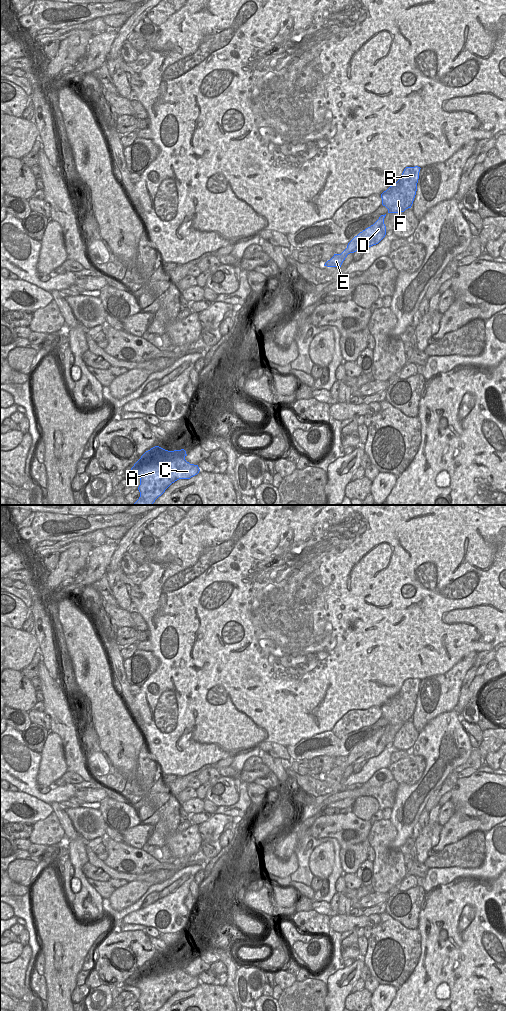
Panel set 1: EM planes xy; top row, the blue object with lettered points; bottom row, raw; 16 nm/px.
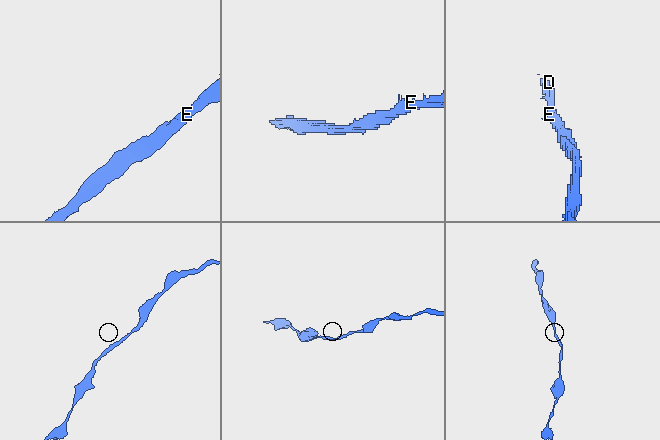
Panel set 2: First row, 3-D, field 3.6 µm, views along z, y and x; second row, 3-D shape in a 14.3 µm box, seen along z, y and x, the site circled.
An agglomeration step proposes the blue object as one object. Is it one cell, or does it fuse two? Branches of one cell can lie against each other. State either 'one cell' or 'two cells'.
one cell

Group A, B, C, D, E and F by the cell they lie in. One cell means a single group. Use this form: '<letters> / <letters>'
A B C D E F

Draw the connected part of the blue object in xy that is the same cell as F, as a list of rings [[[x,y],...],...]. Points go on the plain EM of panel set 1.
[[[418,678],[406,679],[400,691],[381,706],[382,717],[388,721],[388,725],[404,724],[411,720],[417,703],[420,681]]]

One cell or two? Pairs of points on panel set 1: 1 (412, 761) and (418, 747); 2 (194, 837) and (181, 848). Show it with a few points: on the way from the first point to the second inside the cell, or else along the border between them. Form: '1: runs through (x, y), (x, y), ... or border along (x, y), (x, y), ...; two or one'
1: border along (410, 751), (424, 759), (425, 768), (419, 778); two
2: runs through (191, 839), (184, 845); one

